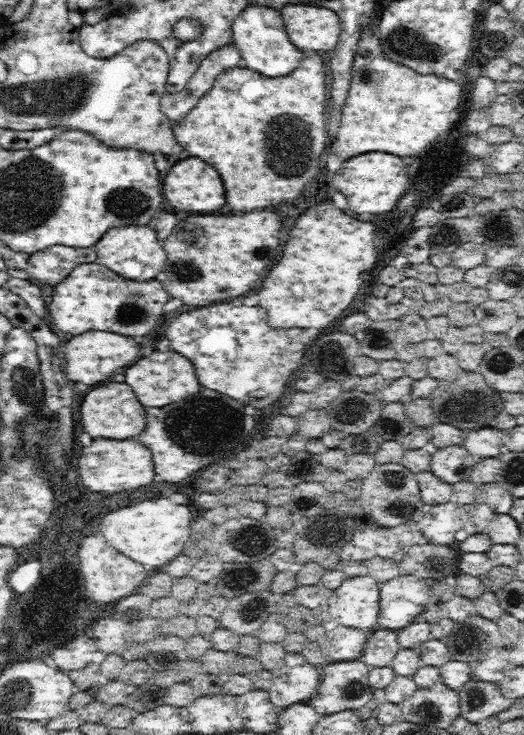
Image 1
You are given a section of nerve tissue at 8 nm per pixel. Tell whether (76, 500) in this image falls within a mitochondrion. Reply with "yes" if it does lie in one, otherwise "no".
no

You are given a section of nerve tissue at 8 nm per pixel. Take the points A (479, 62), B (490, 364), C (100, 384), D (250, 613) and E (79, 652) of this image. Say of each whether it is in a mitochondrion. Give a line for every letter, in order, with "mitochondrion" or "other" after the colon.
A: other
B: mitochondrion
C: other
D: mitochondrion
E: other

